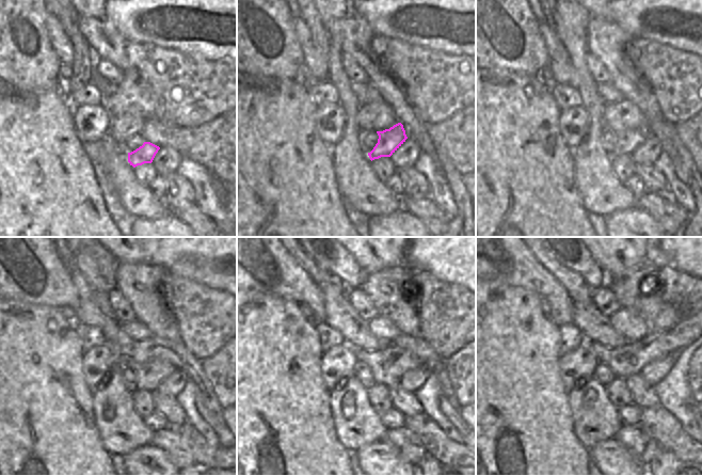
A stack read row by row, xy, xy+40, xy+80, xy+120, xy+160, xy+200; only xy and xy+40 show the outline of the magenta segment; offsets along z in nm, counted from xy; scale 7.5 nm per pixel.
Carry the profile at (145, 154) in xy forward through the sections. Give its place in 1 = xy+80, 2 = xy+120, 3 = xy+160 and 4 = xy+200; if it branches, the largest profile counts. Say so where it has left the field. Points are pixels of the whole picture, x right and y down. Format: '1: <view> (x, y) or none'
1: xy+80 (627, 140)
2: xy+120 (149, 375)
3: xy+160 (384, 364)
4: xy+200 (622, 361)

